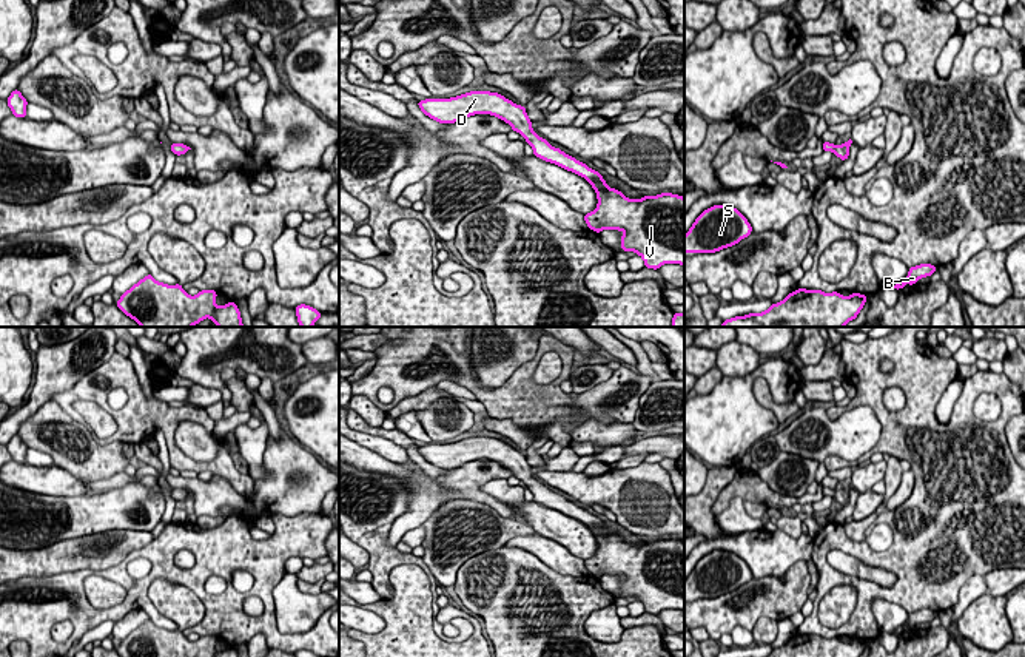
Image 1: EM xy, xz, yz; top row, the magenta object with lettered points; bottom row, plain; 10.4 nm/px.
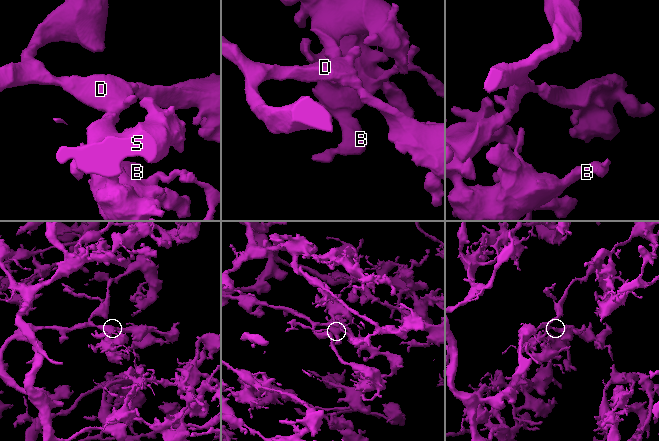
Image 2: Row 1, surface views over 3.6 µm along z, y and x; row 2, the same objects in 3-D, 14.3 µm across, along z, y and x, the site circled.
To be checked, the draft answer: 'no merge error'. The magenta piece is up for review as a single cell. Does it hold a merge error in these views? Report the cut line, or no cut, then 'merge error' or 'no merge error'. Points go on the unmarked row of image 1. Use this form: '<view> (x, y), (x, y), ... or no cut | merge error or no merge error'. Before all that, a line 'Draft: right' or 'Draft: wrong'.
Draft: right
no cut | no merge error

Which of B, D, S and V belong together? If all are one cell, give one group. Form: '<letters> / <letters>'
B D S V

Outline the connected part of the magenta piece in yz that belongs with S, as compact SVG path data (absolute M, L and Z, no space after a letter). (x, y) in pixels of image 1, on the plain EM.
M712 551L704 555L684 580L684 598L715 598L738 589L752 572L737 554Z

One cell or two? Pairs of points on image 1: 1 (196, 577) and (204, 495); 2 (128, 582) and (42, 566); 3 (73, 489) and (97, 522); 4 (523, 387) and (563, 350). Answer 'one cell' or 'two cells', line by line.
1: two cells
2: two cells
3: two cells
4: one cell

